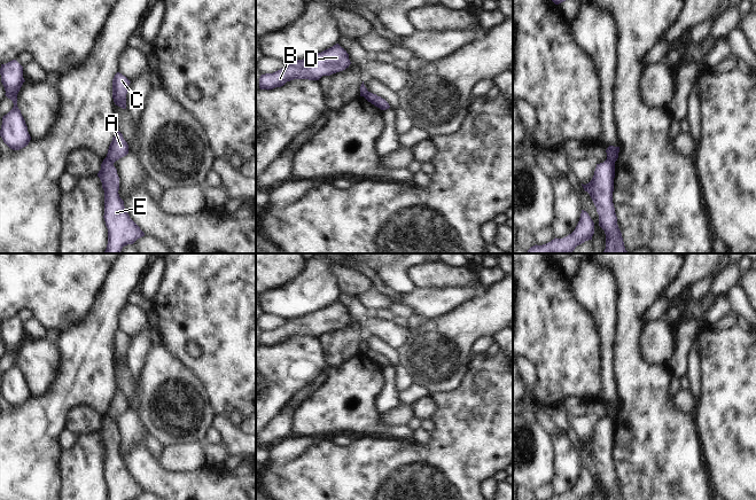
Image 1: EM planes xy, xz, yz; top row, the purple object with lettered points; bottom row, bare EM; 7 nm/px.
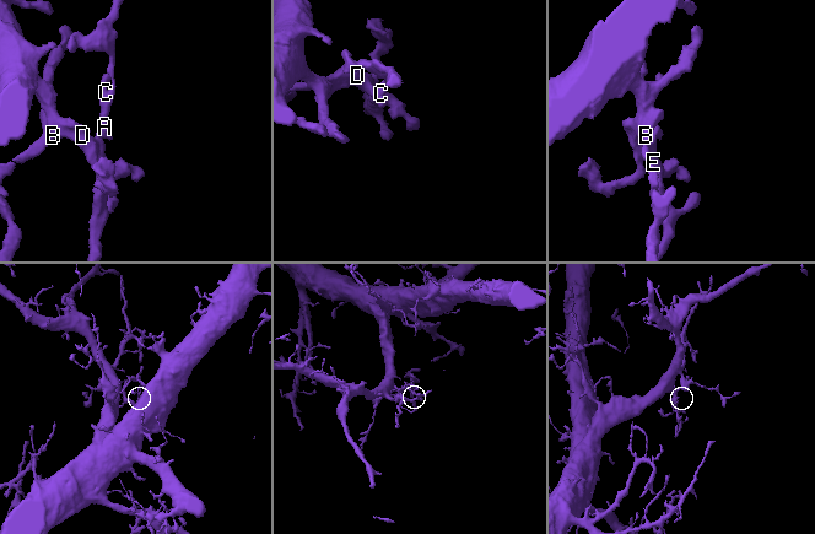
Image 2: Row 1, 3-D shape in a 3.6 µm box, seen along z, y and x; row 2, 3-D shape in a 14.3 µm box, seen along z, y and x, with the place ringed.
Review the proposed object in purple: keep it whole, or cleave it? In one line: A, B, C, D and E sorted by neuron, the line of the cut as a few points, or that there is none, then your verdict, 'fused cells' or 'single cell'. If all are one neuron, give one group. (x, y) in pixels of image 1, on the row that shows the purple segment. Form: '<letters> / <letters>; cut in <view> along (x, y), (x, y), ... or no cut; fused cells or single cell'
A C / B D E; cut in xy along (106, 157), (112, 164); fused cells

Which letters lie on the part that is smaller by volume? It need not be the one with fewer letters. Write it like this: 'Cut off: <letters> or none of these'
Cut off: A, C

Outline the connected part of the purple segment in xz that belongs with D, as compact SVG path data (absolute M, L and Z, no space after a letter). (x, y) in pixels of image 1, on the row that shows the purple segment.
M336 44L303 60L287 62L285 68L273 73L262 75L259 88L273 89L294 79L319 80L322 76L330 76L345 70L350 64L346 50Z

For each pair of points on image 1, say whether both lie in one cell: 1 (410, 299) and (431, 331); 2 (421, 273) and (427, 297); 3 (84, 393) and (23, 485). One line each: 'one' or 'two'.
1: two
2: two
3: one

